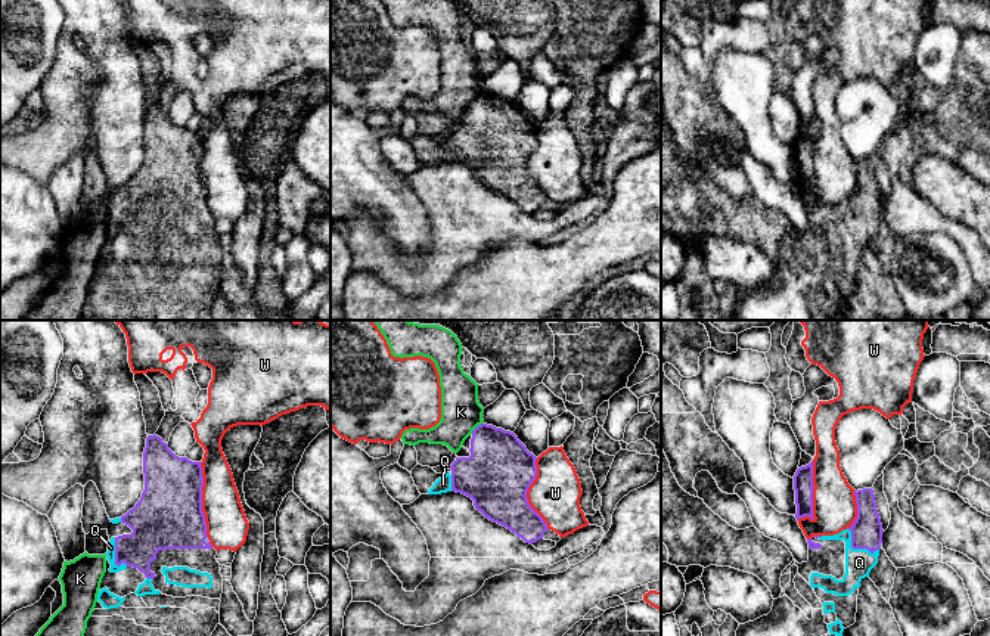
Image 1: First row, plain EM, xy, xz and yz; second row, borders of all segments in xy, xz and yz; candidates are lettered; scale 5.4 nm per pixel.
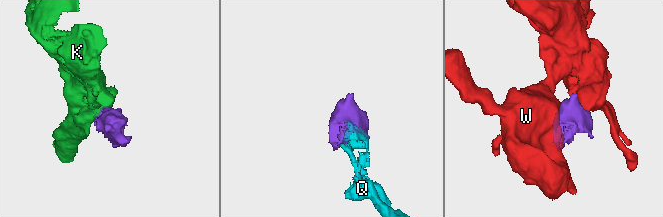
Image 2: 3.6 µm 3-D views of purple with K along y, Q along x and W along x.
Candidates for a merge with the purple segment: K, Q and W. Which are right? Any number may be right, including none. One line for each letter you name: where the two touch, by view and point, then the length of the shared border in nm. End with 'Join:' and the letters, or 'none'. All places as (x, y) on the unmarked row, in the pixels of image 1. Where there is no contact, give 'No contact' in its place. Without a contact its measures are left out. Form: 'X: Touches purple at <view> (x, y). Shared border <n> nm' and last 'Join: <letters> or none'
Q: Touches purple at yz (856, 217). Shared border 200 nm
Join: Q

